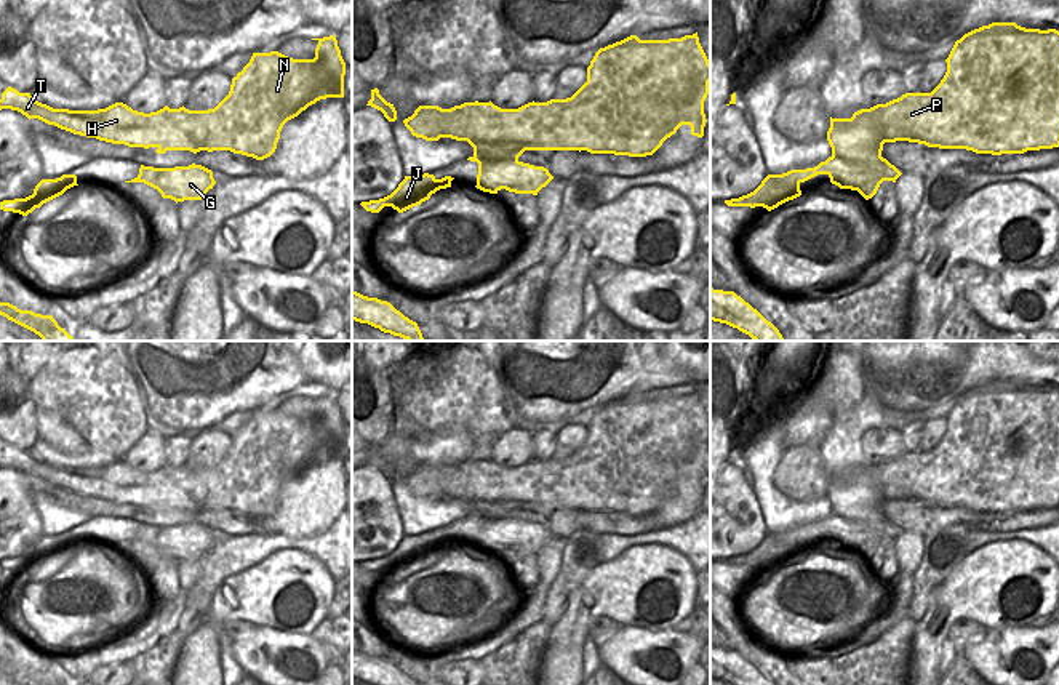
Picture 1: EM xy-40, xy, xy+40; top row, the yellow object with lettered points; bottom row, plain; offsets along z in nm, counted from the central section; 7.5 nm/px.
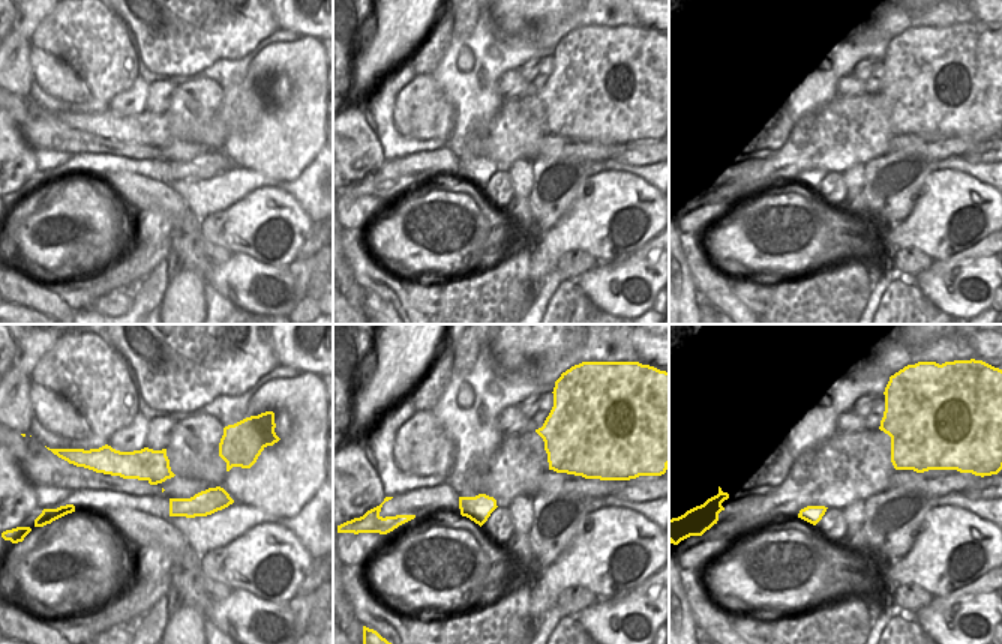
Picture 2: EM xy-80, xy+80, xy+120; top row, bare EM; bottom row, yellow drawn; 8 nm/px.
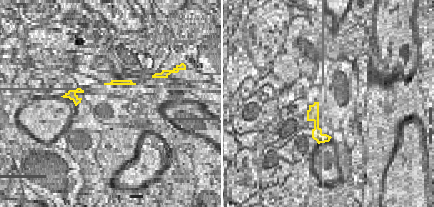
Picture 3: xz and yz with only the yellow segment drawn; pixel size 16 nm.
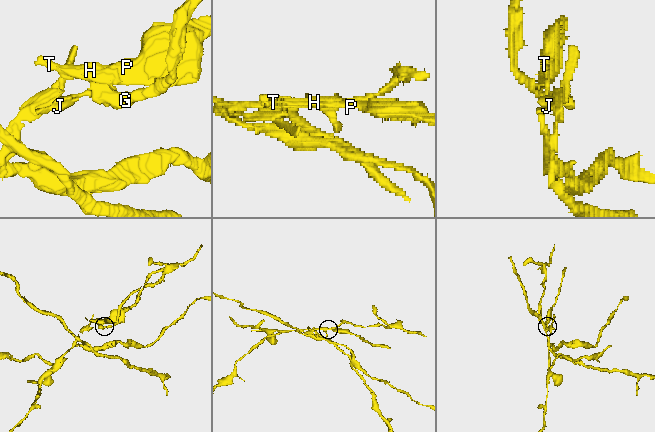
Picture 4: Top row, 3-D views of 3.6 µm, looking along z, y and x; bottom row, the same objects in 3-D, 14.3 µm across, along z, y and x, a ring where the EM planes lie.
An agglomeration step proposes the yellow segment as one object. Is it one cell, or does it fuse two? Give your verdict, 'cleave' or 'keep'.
cleave

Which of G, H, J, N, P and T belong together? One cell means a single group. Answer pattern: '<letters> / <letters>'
G J / H N P T

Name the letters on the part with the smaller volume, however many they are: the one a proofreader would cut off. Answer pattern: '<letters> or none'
H, N, P, T

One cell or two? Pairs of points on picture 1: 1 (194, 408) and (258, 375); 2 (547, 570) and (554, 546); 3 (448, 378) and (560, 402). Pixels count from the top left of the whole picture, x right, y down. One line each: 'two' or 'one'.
1: one
2: one
3: two

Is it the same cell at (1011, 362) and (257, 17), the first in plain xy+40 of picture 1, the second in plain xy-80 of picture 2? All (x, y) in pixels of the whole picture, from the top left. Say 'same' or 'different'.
same

